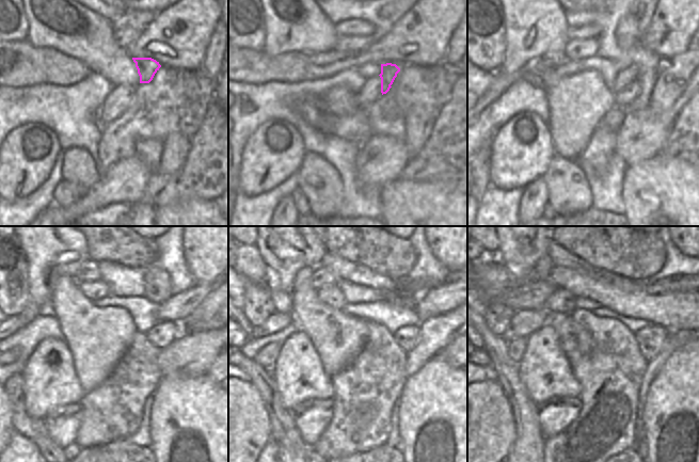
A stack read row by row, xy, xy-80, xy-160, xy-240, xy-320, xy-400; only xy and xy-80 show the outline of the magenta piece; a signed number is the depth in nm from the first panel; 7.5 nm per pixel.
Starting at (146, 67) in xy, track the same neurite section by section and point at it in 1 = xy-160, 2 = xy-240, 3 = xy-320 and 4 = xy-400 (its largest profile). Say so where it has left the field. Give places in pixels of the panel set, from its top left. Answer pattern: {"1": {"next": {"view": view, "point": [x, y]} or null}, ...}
{"1": {"next": {"view": "xy-160", "point": [624, 97]}}, "2": {"next": {"view": "xy-240", "point": [162, 334]}}, "3": {"next": {"view": "xy-320", "point": [407, 337]}}, "4": {"next": {"view": "xy-400", "point": [650, 339]}}}

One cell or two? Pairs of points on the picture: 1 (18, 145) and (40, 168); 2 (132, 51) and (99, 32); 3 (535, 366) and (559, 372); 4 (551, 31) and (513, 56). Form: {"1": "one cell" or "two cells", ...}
{"1": "one cell", "2": "two cells", "3": "one cell", "4": "one cell"}

